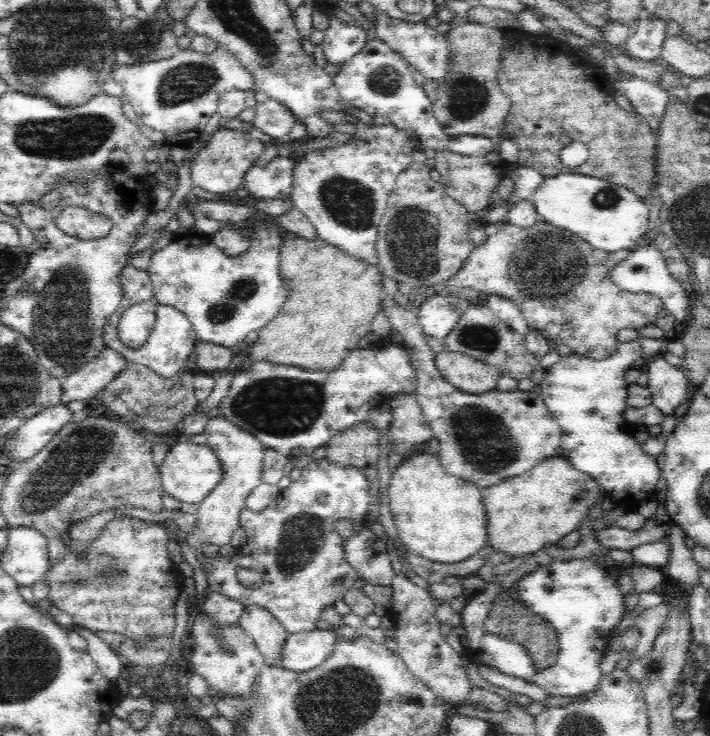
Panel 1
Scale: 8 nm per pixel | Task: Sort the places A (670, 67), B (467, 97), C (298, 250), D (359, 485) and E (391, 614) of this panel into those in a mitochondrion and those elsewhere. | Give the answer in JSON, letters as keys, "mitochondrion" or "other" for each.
{"A":"other","B":"mitochondrion","C":"other","D":"other","E":"other"}

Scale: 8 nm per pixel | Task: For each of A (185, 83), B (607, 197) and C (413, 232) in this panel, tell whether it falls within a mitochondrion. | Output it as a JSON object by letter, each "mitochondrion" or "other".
{"A":"mitochondrion","B":"mitochondrion","C":"mitochondrion"}

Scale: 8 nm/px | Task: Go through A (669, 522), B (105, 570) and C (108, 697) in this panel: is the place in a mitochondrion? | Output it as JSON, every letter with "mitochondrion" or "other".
{"A":"other","B":"mitochondrion","C":"other"}

